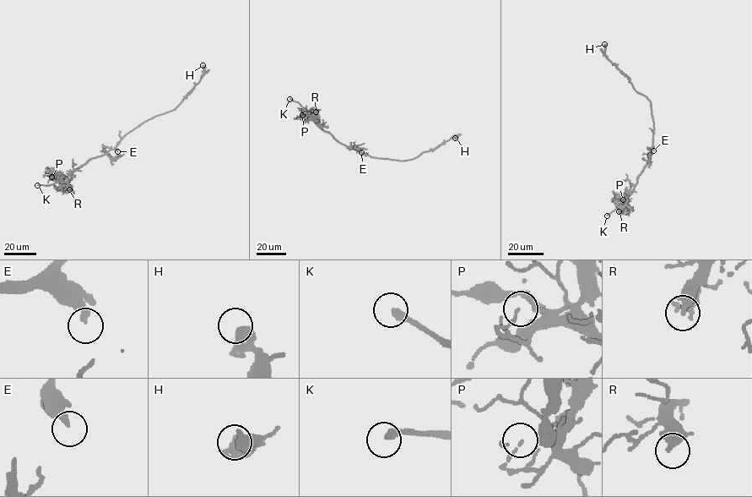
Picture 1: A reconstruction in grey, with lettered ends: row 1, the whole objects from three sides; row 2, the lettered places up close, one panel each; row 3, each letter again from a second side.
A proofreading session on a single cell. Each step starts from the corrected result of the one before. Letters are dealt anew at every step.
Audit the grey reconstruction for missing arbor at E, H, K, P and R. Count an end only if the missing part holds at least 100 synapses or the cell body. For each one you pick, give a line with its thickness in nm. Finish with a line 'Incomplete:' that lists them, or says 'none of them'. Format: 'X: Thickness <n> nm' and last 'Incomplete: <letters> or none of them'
K: Thickness 280 nm
Incomplete: K

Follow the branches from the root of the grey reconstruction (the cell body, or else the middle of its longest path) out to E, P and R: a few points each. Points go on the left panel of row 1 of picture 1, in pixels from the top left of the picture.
E: (126, 134), (116, 147), (117, 151)
P: (126, 134), (113, 149), (93, 158), (63, 178), (52, 179), (51, 177)
R: (126, 134), (114, 148), (93, 158), (65, 178), (63, 181), (70, 185), (69, 189)

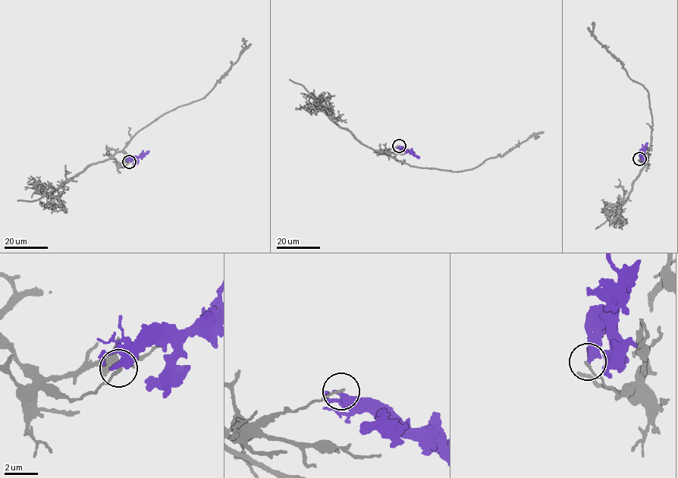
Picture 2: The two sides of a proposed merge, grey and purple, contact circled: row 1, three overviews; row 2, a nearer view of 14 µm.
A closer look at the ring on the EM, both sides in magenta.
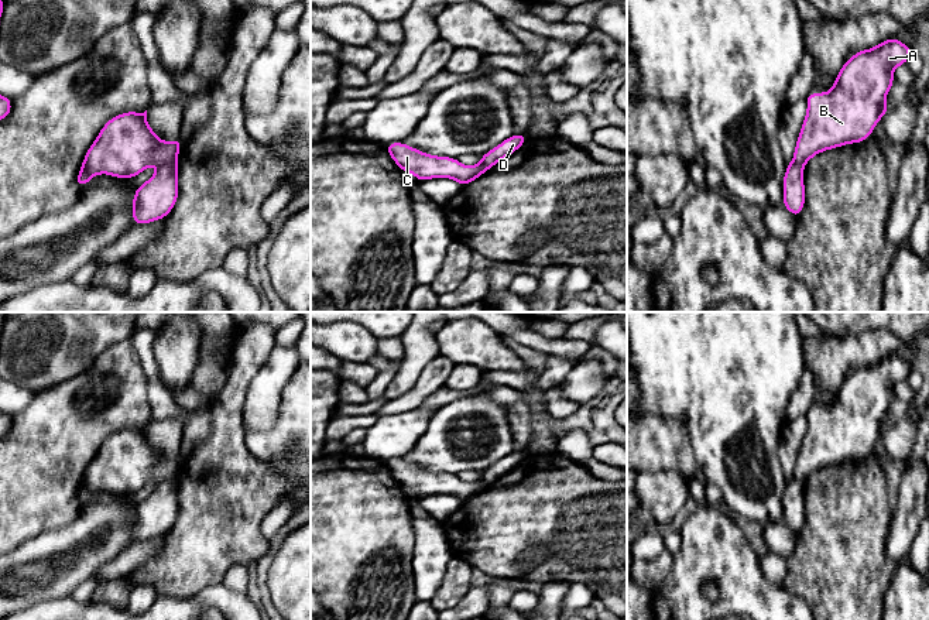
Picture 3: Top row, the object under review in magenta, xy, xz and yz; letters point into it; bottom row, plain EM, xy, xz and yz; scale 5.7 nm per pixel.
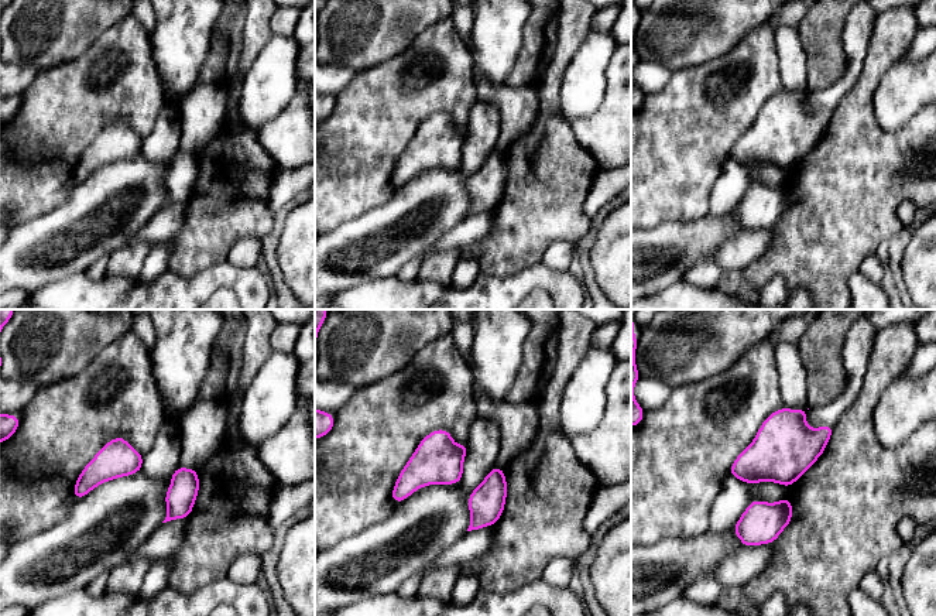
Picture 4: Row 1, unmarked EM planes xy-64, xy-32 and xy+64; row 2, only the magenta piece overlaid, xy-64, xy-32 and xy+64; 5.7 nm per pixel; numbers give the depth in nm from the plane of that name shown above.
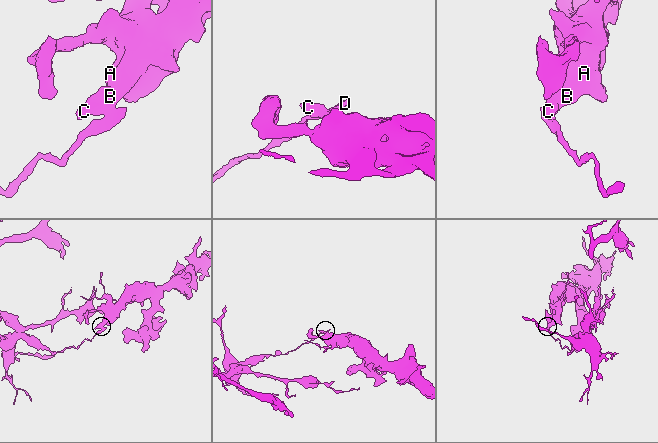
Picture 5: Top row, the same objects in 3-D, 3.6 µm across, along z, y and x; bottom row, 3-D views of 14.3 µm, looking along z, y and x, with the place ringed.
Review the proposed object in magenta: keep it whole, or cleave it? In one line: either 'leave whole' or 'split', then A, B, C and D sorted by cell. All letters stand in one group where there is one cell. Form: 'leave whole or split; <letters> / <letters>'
split; A B C / D

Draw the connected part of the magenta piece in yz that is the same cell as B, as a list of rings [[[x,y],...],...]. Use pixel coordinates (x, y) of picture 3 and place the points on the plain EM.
[[[895,353],[882,357],[871,366],[860,366],[844,377],[829,408],[808,411],[806,434],[795,462],[793,479],[803,484],[819,469],[865,458],[889,425],[885,412],[894,401],[894,386],[905,381],[912,369],[908,362]]]

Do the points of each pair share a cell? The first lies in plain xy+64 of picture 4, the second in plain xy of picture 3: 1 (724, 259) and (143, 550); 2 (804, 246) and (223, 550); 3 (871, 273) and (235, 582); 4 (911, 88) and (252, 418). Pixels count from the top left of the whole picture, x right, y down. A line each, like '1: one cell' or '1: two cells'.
1: one cell
2: one cell
3: one cell
4: two cells

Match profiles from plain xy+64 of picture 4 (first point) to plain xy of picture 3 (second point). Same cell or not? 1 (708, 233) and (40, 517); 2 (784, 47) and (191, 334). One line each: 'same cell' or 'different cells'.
1: different cells
2: different cells

